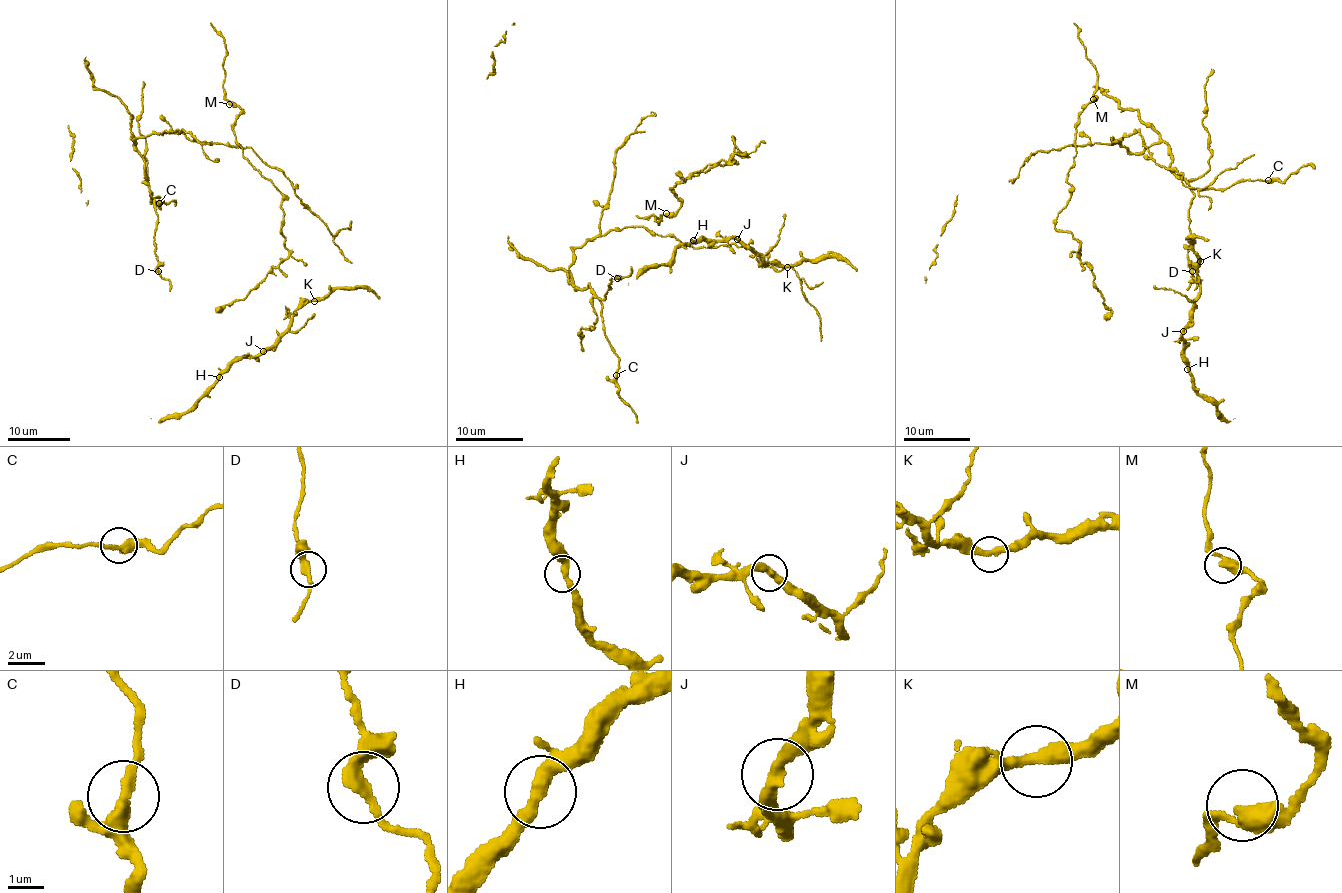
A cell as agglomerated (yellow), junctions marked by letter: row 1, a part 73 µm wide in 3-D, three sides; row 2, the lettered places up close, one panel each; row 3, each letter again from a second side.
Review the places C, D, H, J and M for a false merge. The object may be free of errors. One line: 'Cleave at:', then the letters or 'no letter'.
Cleave at: no letter

